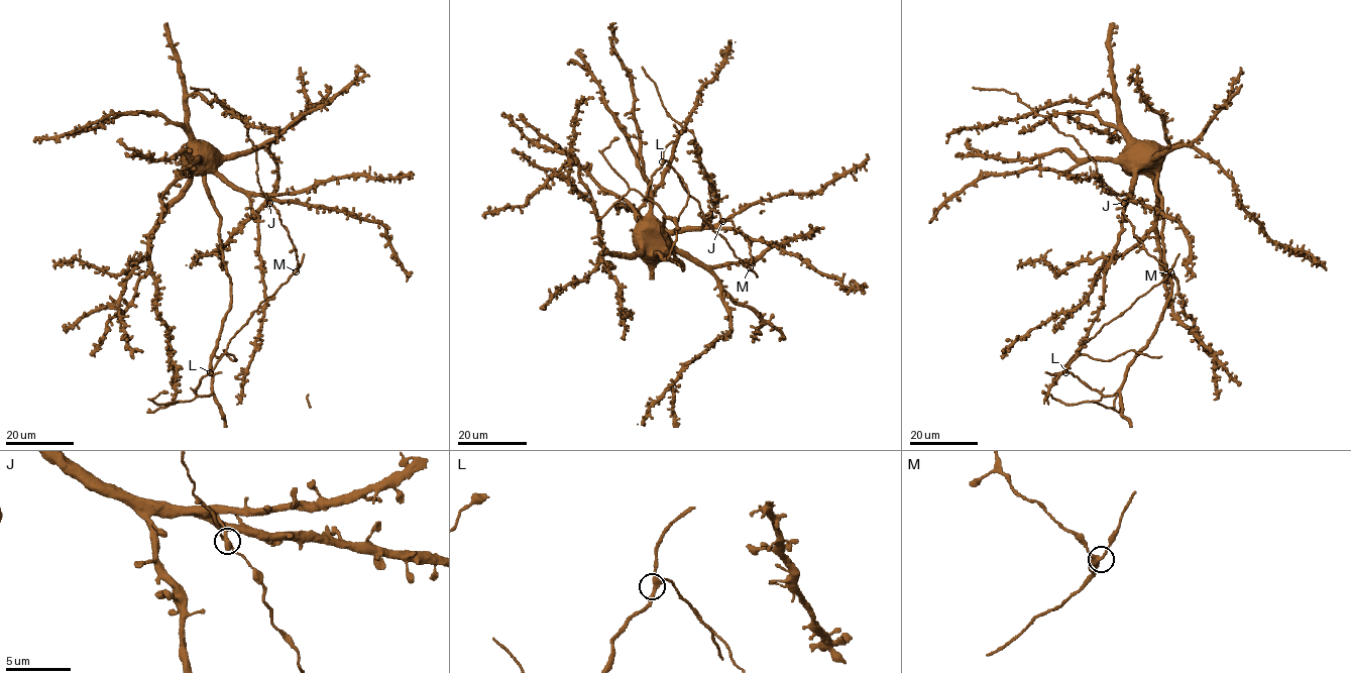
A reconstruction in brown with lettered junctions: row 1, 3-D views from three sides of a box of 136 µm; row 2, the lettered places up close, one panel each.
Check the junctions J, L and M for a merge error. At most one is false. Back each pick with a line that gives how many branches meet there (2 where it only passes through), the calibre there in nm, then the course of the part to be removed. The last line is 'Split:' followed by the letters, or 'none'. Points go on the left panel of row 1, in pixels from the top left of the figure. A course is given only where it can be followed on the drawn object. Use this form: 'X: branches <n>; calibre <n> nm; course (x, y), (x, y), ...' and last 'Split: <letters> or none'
Split: none

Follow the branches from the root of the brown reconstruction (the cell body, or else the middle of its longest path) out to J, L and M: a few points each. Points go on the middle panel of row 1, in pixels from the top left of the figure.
J: (702, 226), (718, 225), (722, 221)
L: (702, 226), (730, 220), (749, 242), (750, 263), (744, 265), (678, 174), (662, 161)
M: (702, 226), (730, 220), (749, 242), (750, 267)

